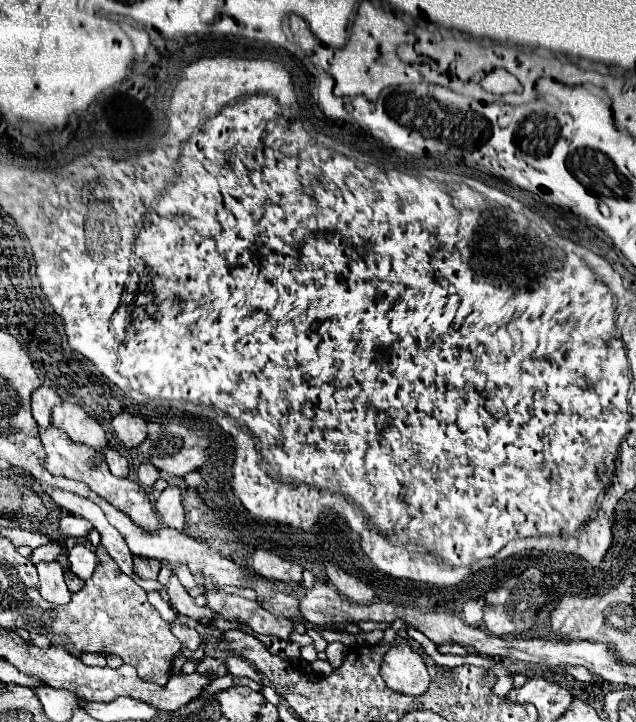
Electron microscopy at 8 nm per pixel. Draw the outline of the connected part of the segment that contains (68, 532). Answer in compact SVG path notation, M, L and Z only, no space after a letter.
M65 514L59 518L59 534L65 538L83 538L91 528L93 528L91 522L85 520L83 516Z

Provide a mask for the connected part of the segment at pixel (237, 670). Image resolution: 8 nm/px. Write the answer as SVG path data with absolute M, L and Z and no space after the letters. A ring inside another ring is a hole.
M229 656L227 658L227 670L233 676L247 676L247 678L251 678L251 680L255 680L255 682L259 682L263 686L263 680L261 680L259 672L251 666L251 662L247 662L247 660L239 658L239 656Z

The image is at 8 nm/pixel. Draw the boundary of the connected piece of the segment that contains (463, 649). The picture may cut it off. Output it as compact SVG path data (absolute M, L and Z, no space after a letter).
M456 643L439 645L437 646L437 649L442 654L451 654L456 656L467 656L470 653L466 646Z

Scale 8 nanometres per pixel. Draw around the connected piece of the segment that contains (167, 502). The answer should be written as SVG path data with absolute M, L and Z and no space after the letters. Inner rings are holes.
M169 486L159 494L159 498L155 500L155 510L165 526L183 530L185 512L181 506L181 490L177 486Z

